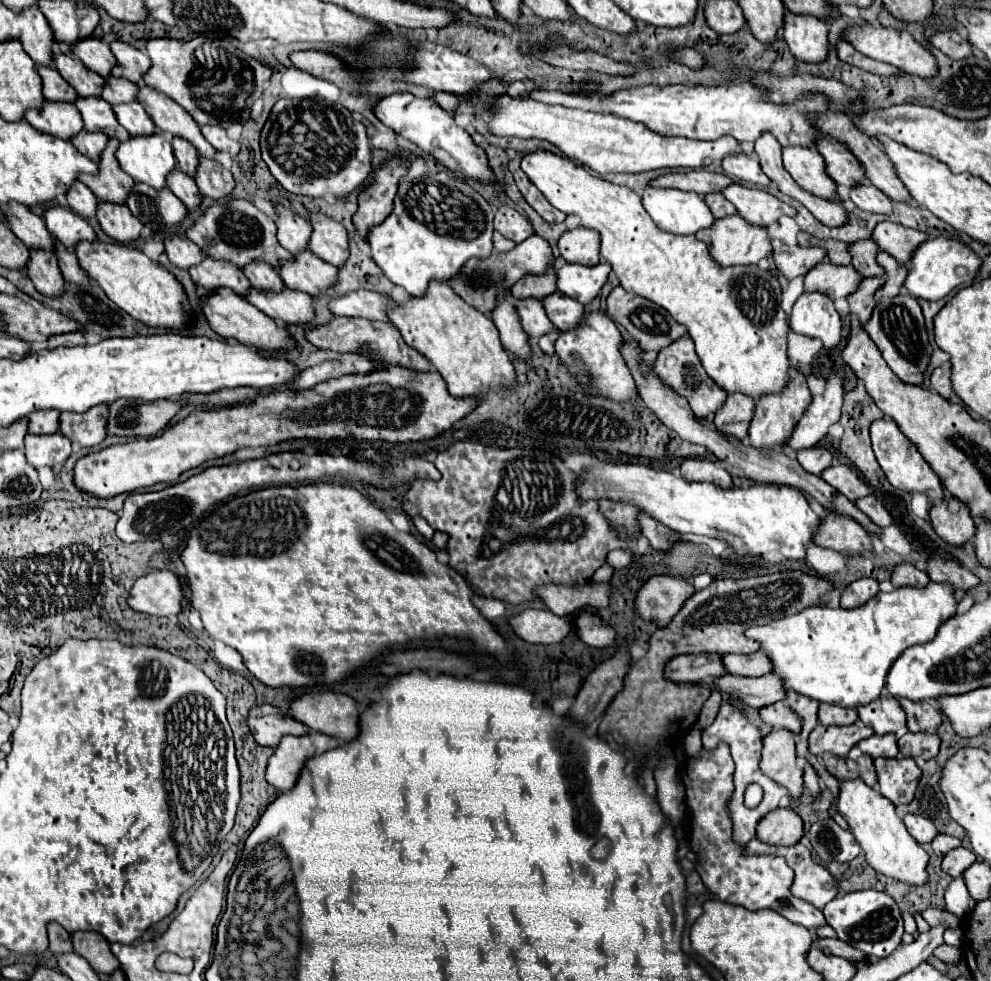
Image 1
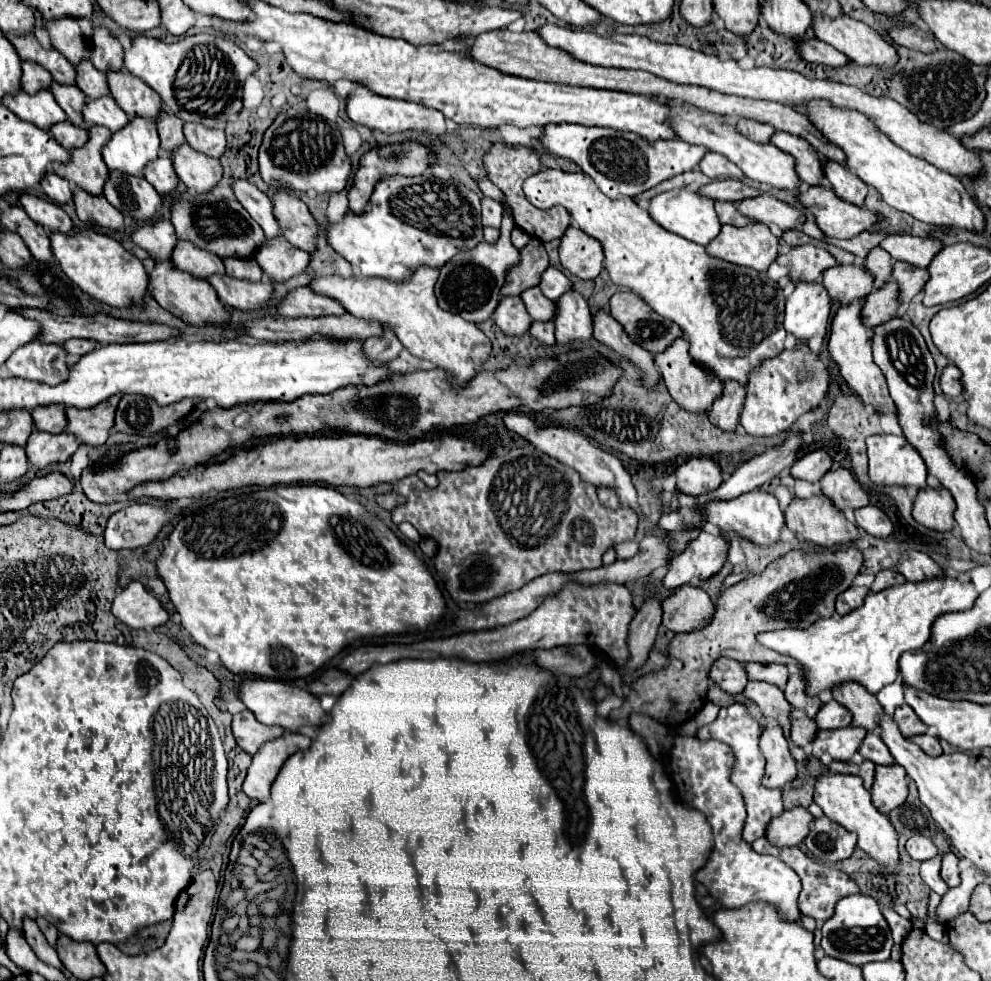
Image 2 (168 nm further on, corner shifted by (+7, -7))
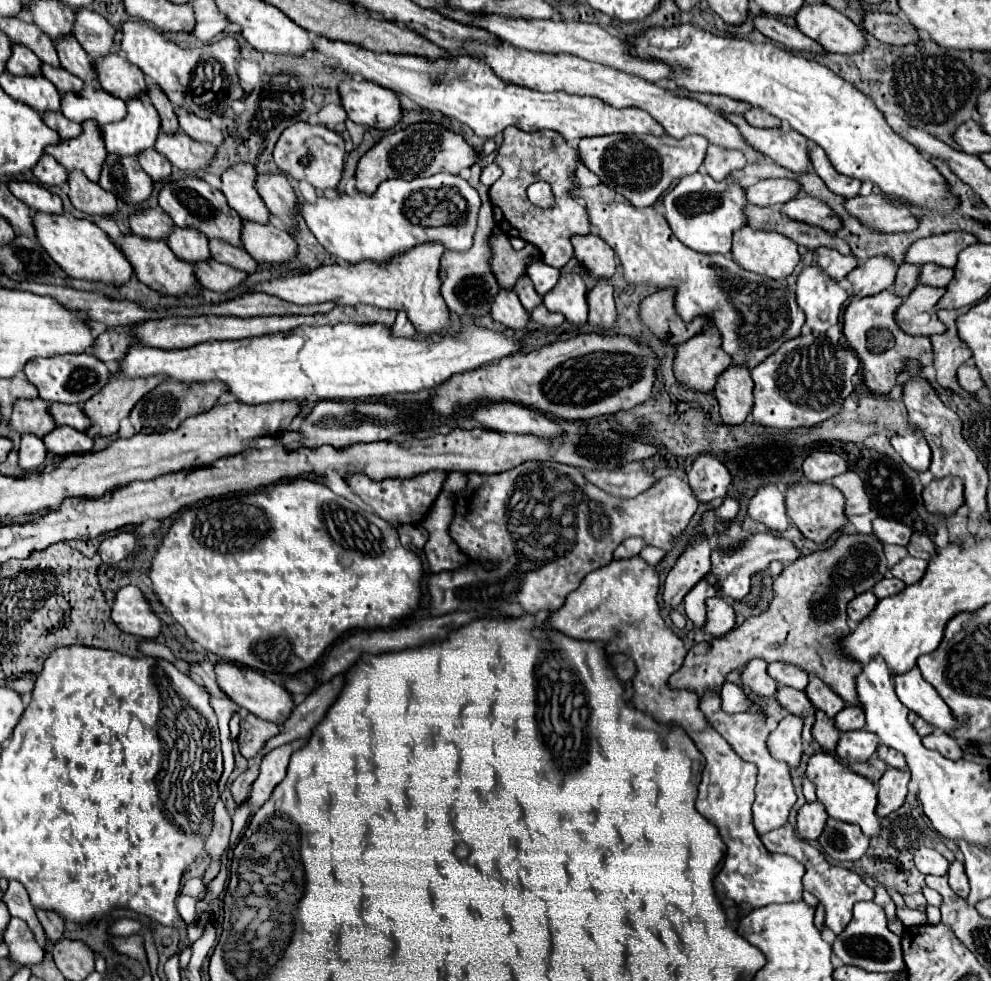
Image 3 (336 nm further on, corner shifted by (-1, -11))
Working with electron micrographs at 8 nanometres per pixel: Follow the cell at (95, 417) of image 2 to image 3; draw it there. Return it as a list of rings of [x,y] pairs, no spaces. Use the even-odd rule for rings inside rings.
[[[111,376],[109,384],[83,404],[83,412],[93,422],[87,430],[99,436],[113,436],[119,430],[119,422],[129,416],[131,408],[157,384],[163,376],[149,376],[143,380],[127,380],[127,376]]]

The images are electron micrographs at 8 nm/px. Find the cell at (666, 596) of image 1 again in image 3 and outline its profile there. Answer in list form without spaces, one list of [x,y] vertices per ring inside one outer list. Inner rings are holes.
[[[709,598],[707,600],[707,624],[705,632],[713,636],[723,636],[735,628],[735,612],[733,606],[725,598]]]

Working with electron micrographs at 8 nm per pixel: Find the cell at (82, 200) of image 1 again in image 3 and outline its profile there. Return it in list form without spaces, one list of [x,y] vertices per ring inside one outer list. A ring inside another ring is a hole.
[[[43,154],[43,160],[39,160],[31,172],[45,186],[63,186],[67,182],[67,170],[49,154]]]

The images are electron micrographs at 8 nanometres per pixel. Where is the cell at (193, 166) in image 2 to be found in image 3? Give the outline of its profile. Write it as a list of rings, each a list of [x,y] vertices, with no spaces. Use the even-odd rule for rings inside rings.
[[[161,130],[159,140],[155,142],[155,150],[159,154],[163,154],[179,170],[205,168],[215,156],[215,146],[199,144],[199,142],[191,140],[183,130],[175,132],[175,134],[165,134]]]

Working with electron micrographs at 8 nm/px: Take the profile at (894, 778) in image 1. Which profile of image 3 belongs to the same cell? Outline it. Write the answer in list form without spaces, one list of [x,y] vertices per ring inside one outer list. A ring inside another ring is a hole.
[[[887,768],[883,778],[877,782],[879,788],[879,804],[877,814],[881,818],[889,816],[891,812],[899,810],[907,798],[907,784],[909,784],[909,772]]]

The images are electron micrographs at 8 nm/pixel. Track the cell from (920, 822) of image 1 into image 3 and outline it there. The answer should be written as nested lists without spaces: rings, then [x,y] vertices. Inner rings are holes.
[[[919,848],[915,852],[915,866],[923,874],[933,874],[933,876],[943,876],[947,874],[949,862],[933,848]]]

